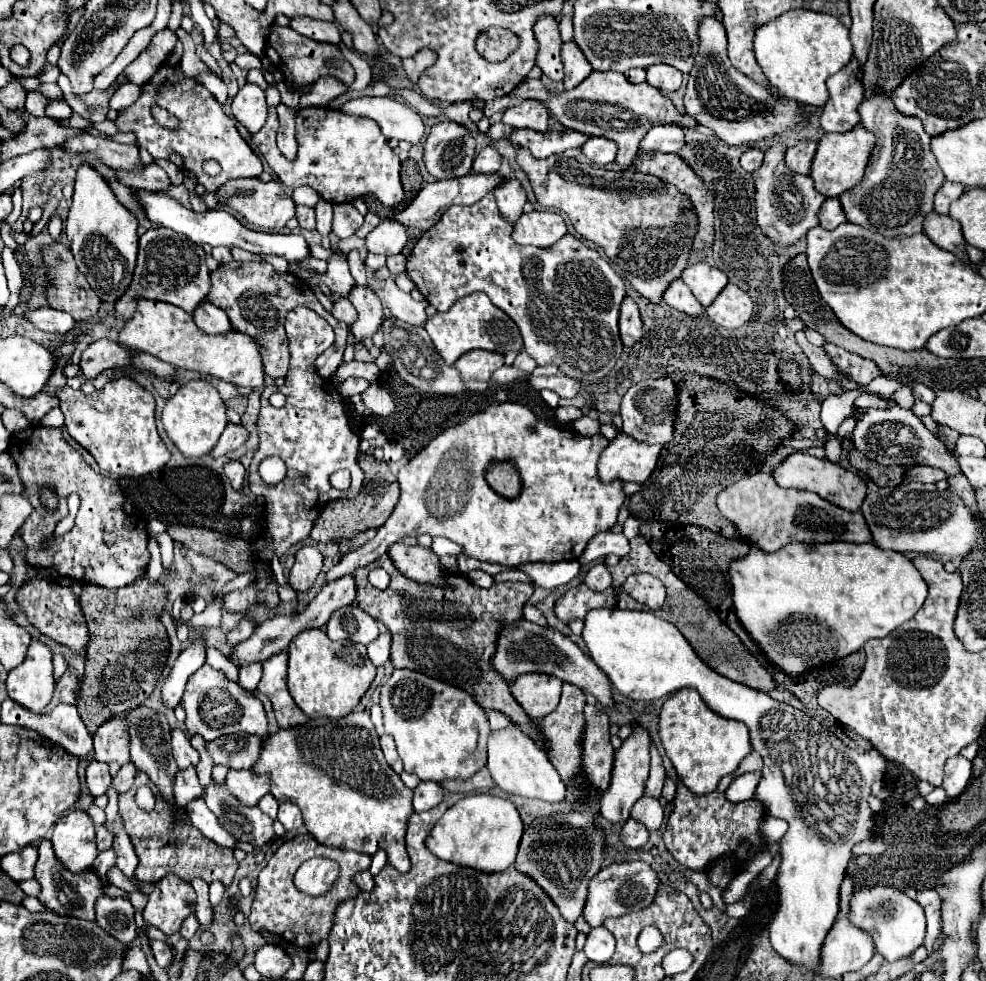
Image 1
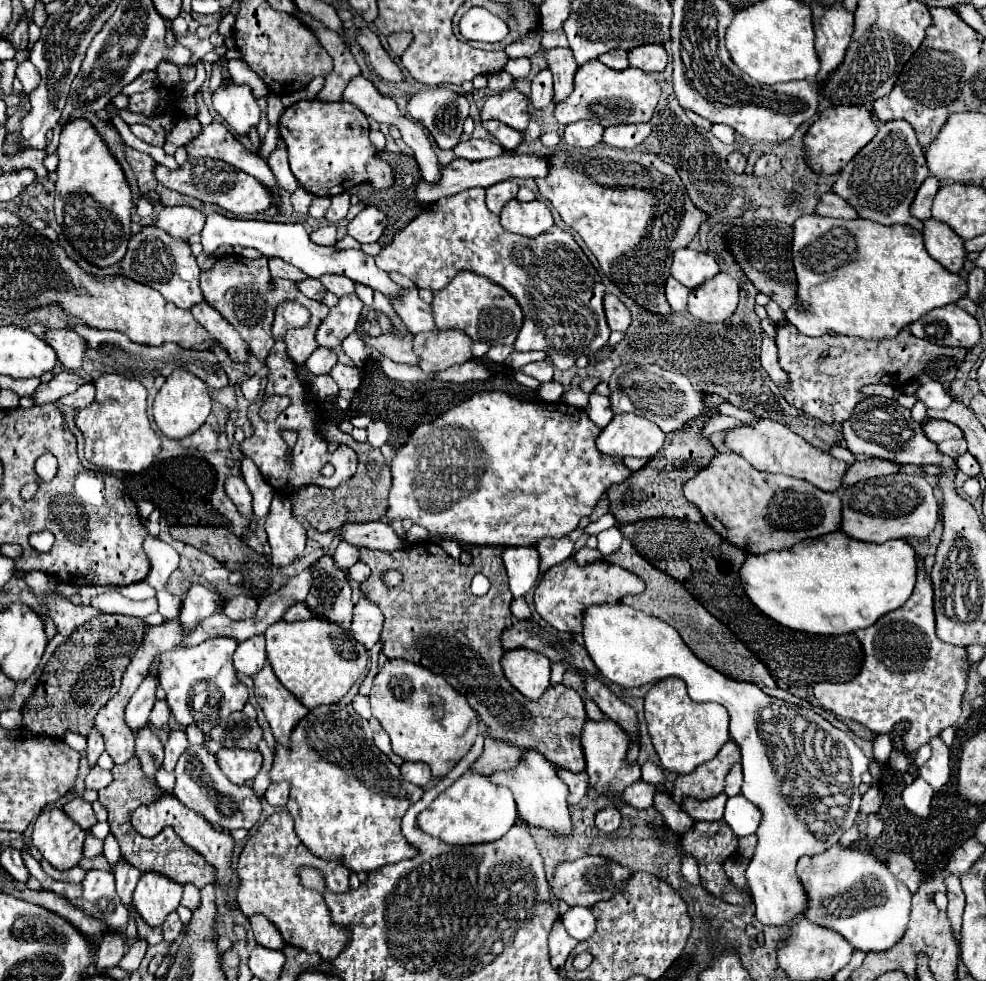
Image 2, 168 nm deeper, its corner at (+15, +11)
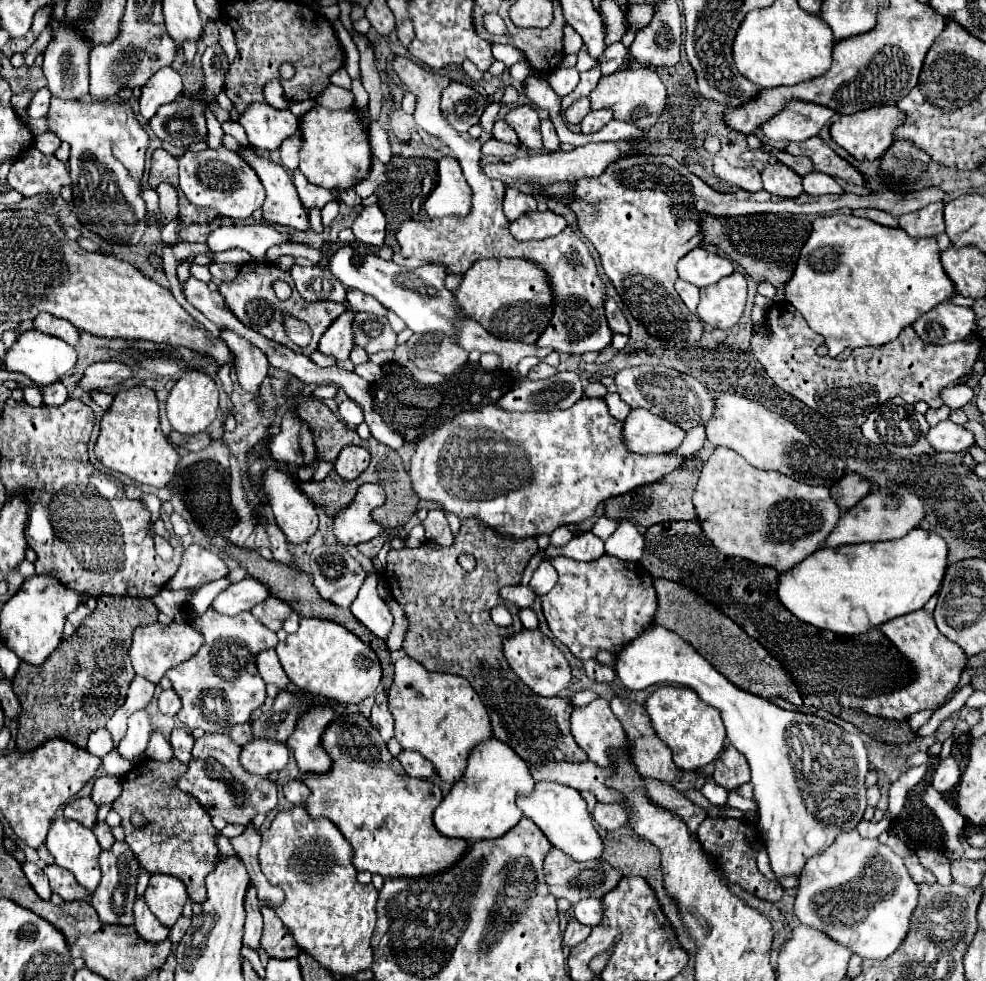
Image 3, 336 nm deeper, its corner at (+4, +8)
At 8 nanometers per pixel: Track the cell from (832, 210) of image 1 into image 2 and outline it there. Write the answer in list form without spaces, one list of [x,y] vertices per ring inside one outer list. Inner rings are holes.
[[[826,193],[818,203],[818,215],[822,217],[838,217],[838,219],[860,219],[856,211],[838,195]]]

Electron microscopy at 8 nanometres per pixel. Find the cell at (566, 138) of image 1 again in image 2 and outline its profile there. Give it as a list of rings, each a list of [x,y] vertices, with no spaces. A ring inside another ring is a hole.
[[[484,121],[484,129],[508,151],[514,151],[522,143],[522,133],[514,131],[512,127],[500,123],[500,121]]]

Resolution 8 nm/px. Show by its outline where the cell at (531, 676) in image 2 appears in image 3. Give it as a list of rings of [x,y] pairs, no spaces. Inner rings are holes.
[[[523,630],[523,632],[515,634],[515,638],[505,640],[503,654],[505,654],[505,660],[509,662],[509,666],[513,668],[513,672],[539,696],[553,698],[553,696],[561,694],[571,680],[569,662],[561,654],[561,650],[539,630]]]

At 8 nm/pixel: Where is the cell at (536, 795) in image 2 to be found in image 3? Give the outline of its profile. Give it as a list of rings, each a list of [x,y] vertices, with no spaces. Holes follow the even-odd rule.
[[[537,782],[531,794],[517,798],[517,806],[529,820],[533,820],[541,828],[541,832],[547,836],[547,840],[555,848],[563,850],[567,856],[571,856],[575,860],[601,858],[603,844],[601,844],[597,830],[593,828],[593,818],[589,816],[587,804],[581,798],[579,790],[567,788],[567,786],[561,786],[555,782]]]

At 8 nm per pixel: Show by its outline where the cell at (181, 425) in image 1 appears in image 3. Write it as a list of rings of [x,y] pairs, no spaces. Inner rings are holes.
[[[201,372],[183,374],[167,398],[167,418],[175,432],[199,434],[217,418],[219,392],[213,378]]]

